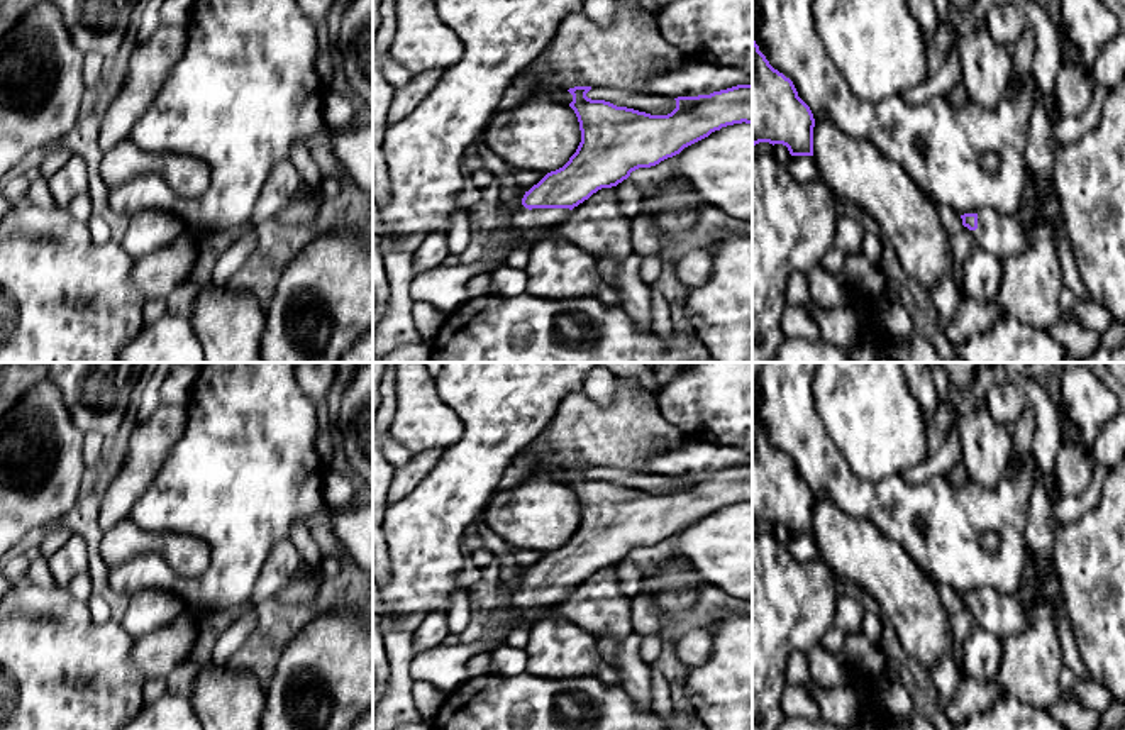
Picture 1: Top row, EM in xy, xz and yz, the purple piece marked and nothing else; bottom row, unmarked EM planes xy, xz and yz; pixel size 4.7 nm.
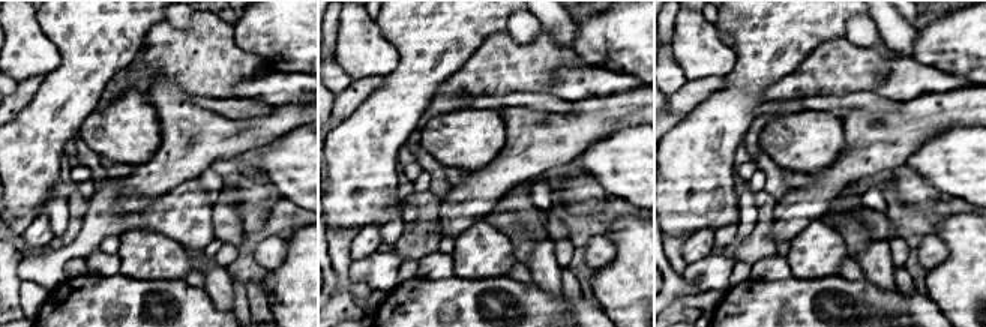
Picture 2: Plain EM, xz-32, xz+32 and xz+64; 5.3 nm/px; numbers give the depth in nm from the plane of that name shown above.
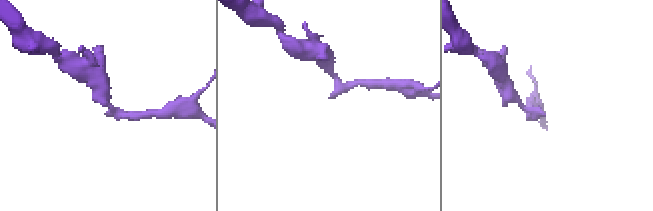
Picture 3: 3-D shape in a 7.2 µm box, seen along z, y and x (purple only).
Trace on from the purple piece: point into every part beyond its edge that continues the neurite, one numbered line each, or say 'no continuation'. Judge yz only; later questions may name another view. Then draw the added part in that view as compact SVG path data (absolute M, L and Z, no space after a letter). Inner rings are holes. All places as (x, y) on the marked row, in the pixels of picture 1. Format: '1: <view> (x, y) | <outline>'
1: yz (1003, 236) | M986 208L978 212L978 229L973 237L978 247L1001 261L1028 247L1028 237L1017 215L1000 215Z

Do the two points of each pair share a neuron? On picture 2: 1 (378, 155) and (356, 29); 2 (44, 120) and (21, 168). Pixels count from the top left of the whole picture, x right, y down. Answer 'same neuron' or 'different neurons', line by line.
1: different neurons
2: same neuron

